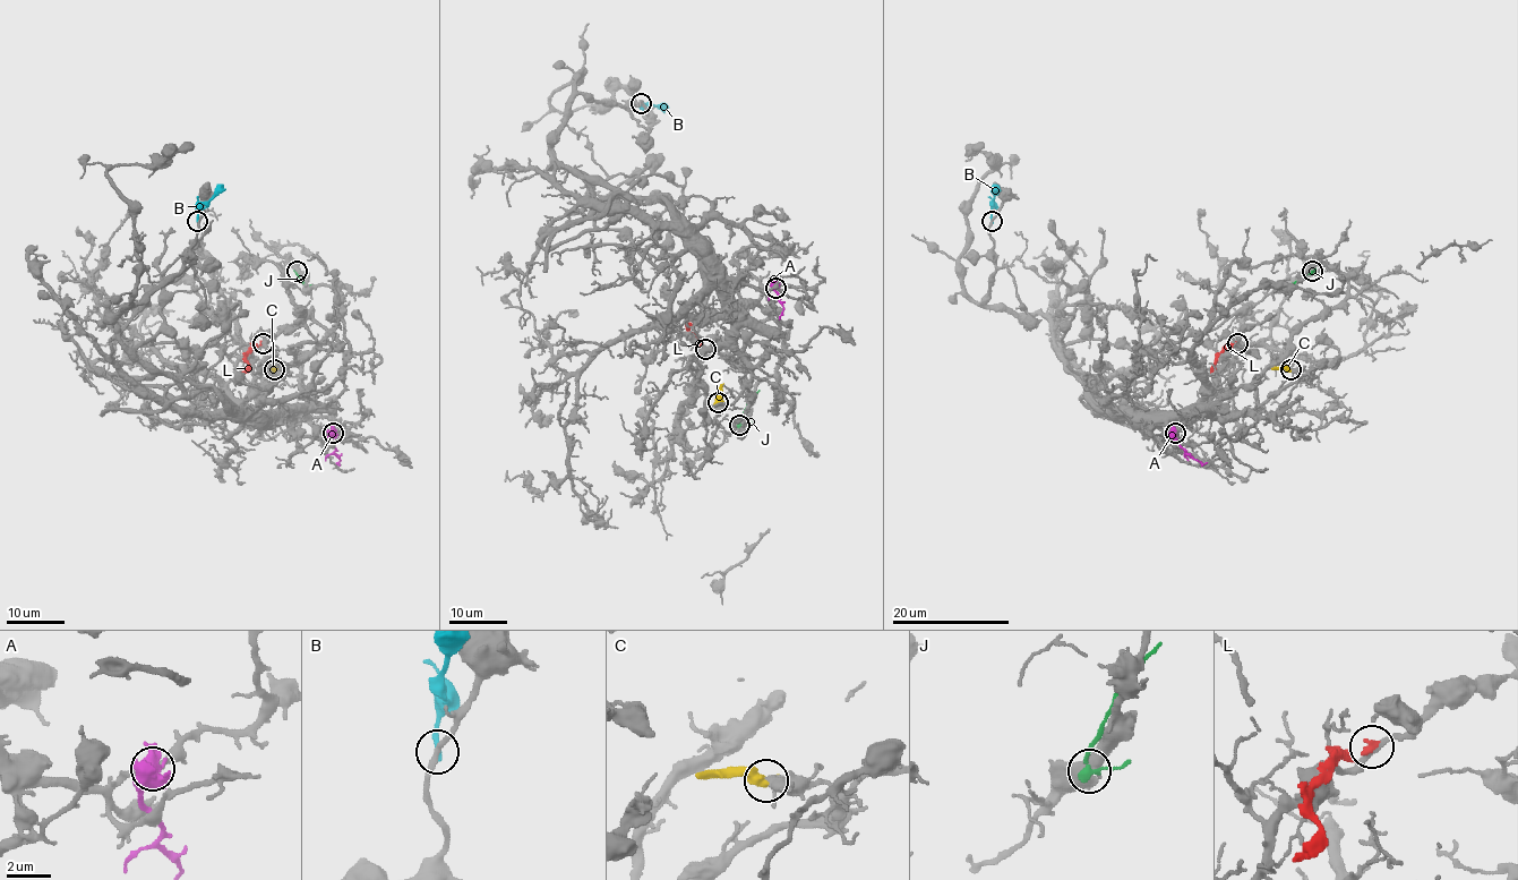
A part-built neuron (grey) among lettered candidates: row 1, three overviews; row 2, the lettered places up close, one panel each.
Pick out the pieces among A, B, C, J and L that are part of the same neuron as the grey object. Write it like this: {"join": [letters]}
{"join": ["C"]}

